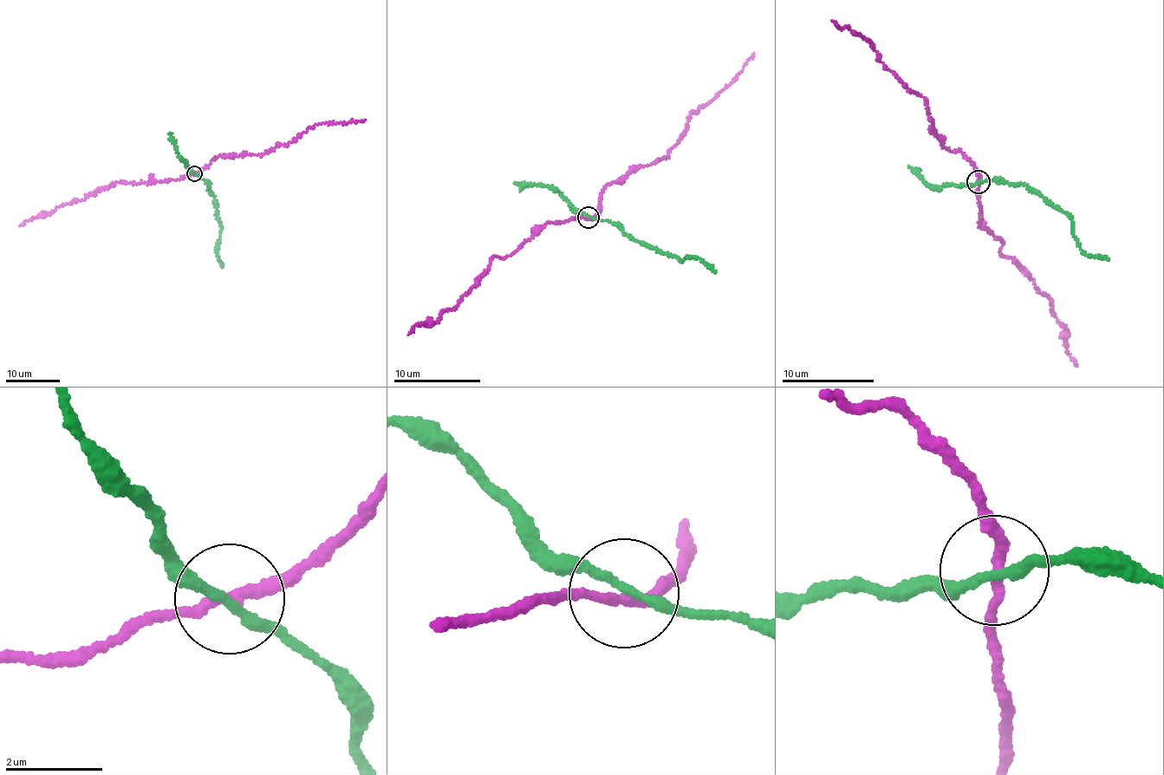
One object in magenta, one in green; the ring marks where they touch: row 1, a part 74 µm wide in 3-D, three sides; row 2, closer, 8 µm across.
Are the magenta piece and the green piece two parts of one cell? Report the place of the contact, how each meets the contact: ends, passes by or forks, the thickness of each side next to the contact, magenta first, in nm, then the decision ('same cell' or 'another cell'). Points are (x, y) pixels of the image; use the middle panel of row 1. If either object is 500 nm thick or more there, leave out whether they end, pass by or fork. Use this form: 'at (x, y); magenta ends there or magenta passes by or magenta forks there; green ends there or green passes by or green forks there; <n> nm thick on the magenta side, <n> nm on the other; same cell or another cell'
at (588, 217); magenta passes by; green passes by; 200 nm thick on the magenta side, 180 nm on the other; another cell

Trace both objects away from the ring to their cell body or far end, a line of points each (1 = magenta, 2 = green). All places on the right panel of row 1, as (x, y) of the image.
1: (978, 183), (969, 159), (959, 152), (946, 149), (923, 96), (902, 86), (881, 61), (869, 42), (831, 20)
2: (978, 183), (993, 179), (1027, 187), (1065, 214), (1082, 252), (1108, 260)

